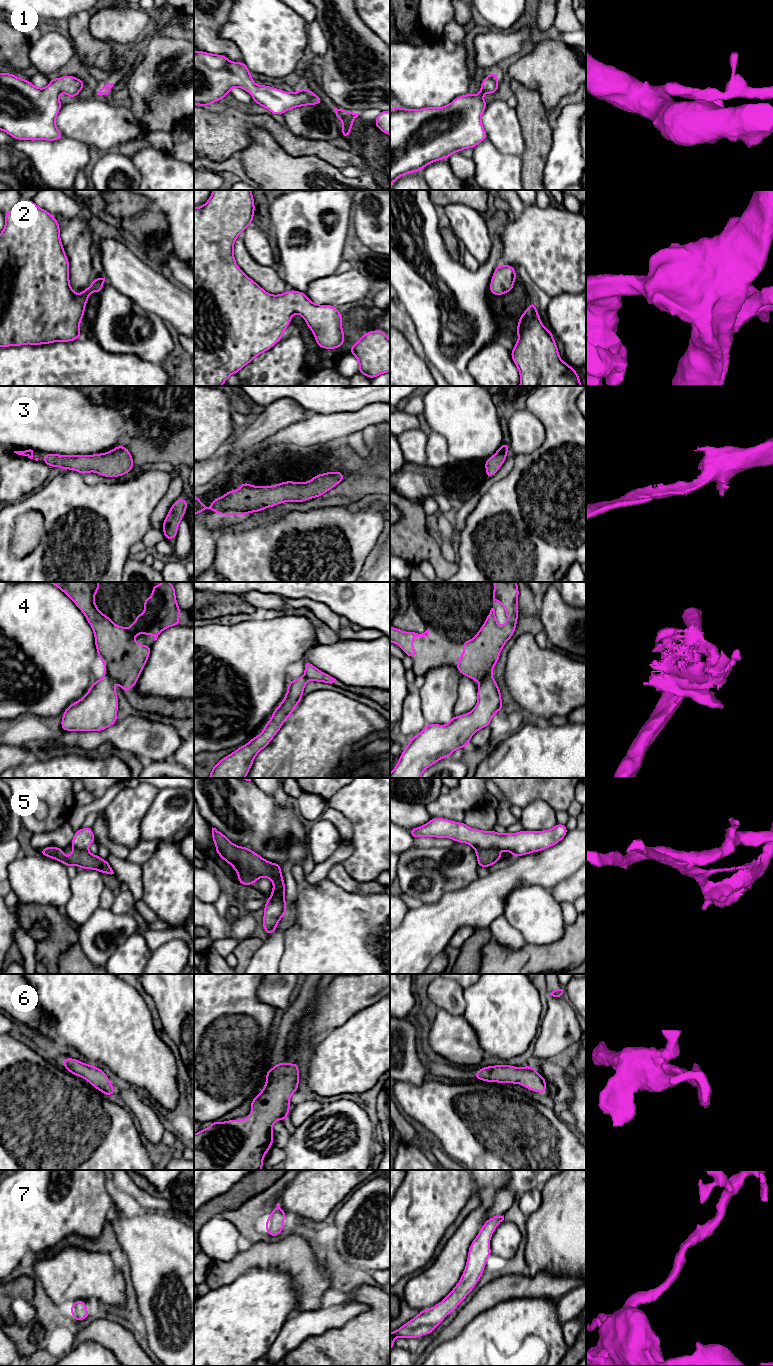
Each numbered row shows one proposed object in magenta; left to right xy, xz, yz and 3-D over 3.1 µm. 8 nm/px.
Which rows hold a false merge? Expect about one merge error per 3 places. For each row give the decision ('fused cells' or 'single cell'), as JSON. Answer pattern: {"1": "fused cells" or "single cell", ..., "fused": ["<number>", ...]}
{"1": "single cell", "2": "single cell", "3": "single cell", "4": "fused cells", "5": "fused cells", "6": "single cell", "7": "single cell", "fused": ["4", "5"]}

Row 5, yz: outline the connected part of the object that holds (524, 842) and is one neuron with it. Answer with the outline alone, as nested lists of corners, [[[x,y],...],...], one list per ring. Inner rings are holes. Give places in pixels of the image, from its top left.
[[[432,818],[428,823],[408,830],[416,837],[450,838],[467,843],[474,849],[492,849],[510,852],[513,857],[545,850],[559,843],[568,833],[566,825],[557,823],[554,828],[543,831],[526,831],[499,834],[495,830],[483,831],[445,818]]]

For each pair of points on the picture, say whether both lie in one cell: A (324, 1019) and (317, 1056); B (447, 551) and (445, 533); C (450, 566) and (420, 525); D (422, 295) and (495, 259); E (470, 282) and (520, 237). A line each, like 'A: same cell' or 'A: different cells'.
A: different cells
B: same cell
C: same cell
D: same cell
E: different cells

